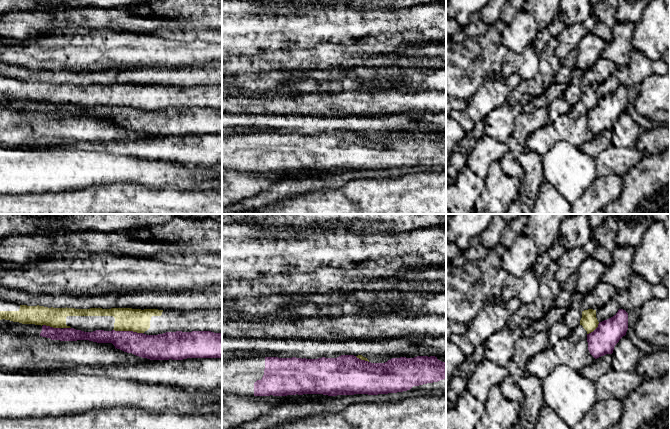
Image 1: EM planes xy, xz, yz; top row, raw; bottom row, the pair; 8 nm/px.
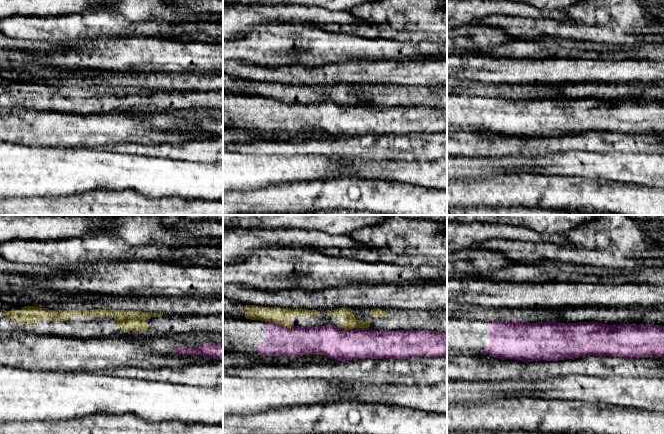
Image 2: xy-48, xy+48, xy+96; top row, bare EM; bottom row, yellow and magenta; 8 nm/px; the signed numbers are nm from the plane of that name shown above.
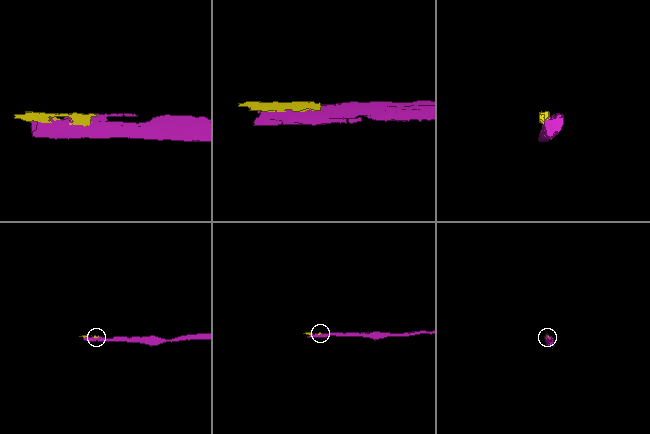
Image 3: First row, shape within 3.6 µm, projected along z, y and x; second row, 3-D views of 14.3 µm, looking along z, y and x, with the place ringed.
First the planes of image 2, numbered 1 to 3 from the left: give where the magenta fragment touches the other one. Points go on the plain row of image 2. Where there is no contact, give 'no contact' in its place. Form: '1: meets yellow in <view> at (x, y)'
1: no contact
2: meets yellow in xy+48 at (353, 103)
3: no contact

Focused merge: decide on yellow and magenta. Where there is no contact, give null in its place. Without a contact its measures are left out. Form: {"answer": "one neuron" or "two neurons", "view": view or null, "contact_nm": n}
{"answer": "two neurons", "view": "xy", "contact_nm": 240}

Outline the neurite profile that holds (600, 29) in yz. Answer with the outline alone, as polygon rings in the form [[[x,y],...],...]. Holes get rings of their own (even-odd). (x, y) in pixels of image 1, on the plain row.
[[[601,0],[599,3],[592,6],[592,15],[598,20],[592,33],[599,36],[607,43],[612,40],[611,28],[617,22],[617,9],[618,0]]]

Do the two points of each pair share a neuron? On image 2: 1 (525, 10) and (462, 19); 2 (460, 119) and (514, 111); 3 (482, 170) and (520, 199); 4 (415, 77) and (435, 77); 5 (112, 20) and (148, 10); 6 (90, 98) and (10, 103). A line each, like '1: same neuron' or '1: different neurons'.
1: same neuron
2: same neuron
3: different neurons
4: same neuron
5: different neurons
6: same neuron

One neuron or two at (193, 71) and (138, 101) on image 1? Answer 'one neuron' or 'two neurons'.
two neurons

